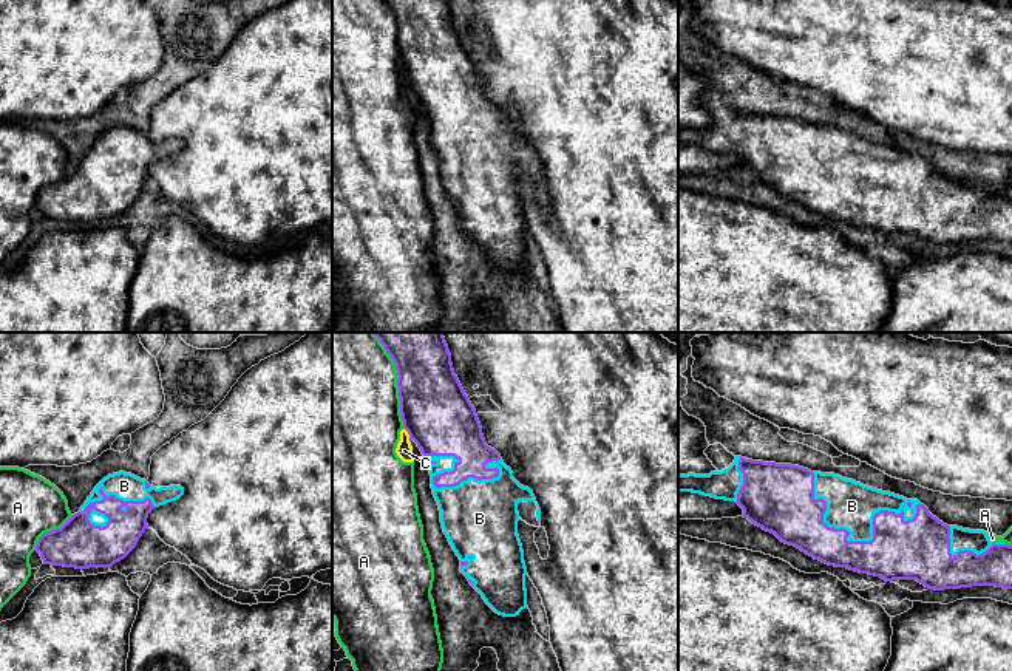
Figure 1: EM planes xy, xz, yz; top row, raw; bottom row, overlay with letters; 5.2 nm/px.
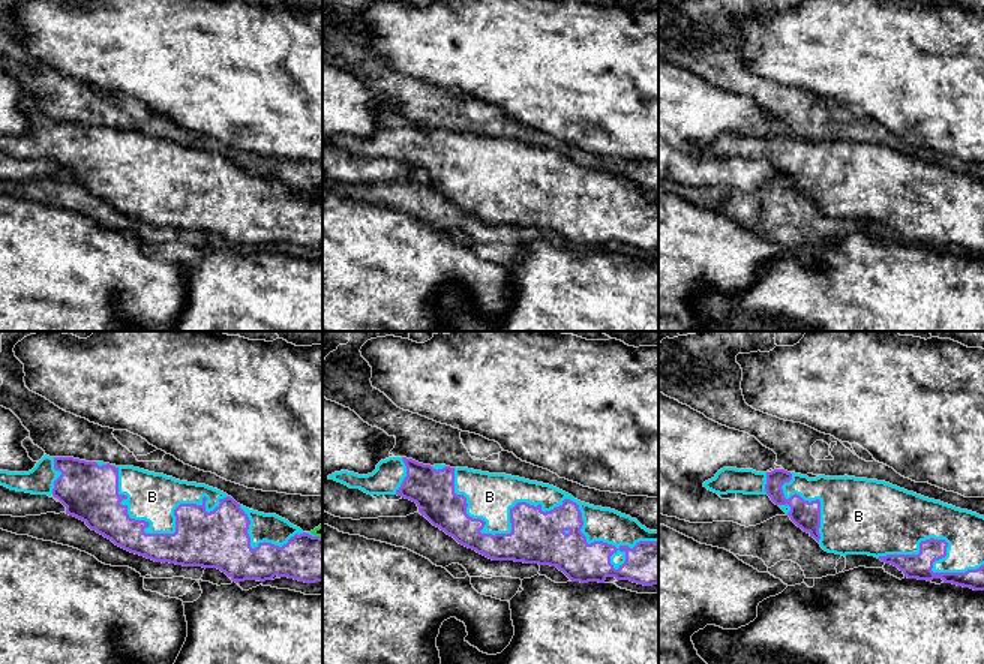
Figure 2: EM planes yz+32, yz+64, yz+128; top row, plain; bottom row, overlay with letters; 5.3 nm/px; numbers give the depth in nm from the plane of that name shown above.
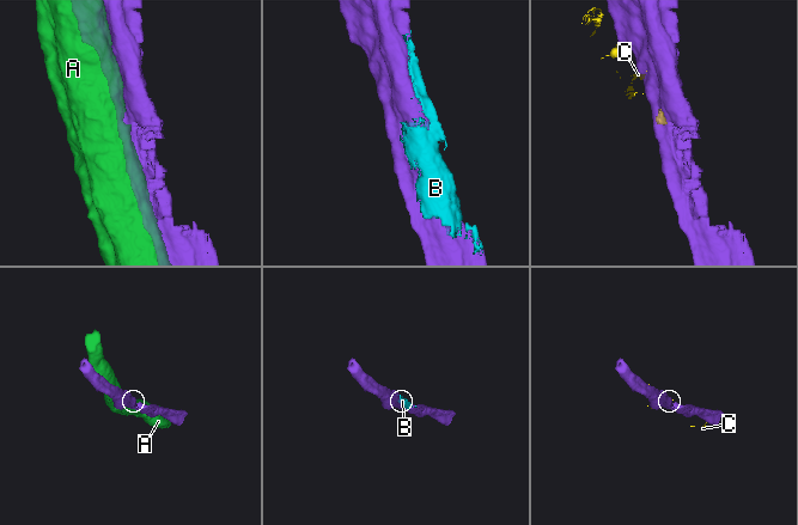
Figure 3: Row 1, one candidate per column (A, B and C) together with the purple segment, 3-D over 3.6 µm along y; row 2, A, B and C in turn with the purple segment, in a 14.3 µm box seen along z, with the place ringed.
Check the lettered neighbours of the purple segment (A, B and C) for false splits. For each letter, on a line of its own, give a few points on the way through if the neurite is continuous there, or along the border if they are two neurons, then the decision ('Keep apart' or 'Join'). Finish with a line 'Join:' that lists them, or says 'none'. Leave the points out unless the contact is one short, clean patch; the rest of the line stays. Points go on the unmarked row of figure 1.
A: Keep apart
B: Join
C: Boundary: xz (404, 81), (410, 91). Keep apart
Join: B

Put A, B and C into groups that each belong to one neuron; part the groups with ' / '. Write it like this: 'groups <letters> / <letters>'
groups A C / B

